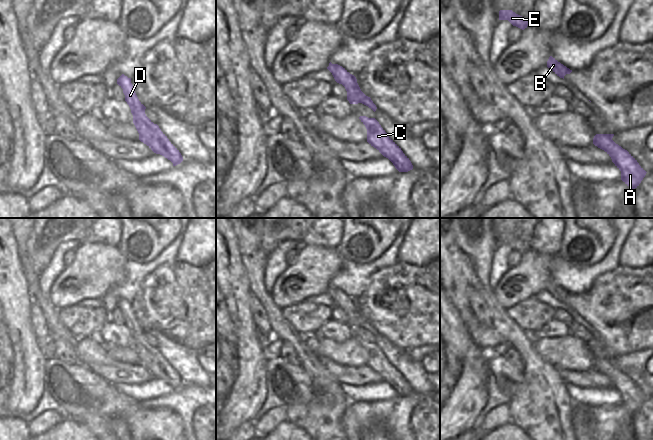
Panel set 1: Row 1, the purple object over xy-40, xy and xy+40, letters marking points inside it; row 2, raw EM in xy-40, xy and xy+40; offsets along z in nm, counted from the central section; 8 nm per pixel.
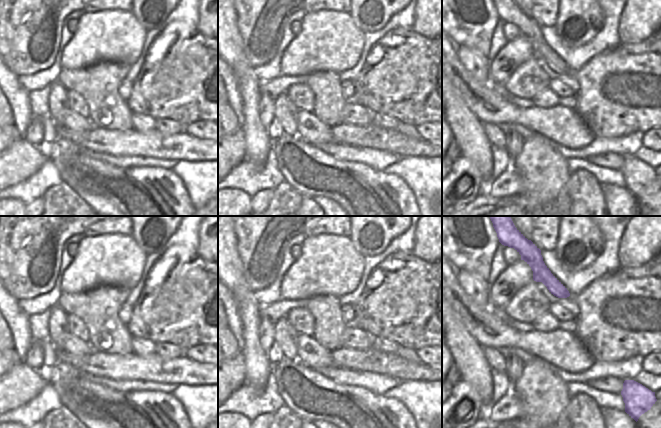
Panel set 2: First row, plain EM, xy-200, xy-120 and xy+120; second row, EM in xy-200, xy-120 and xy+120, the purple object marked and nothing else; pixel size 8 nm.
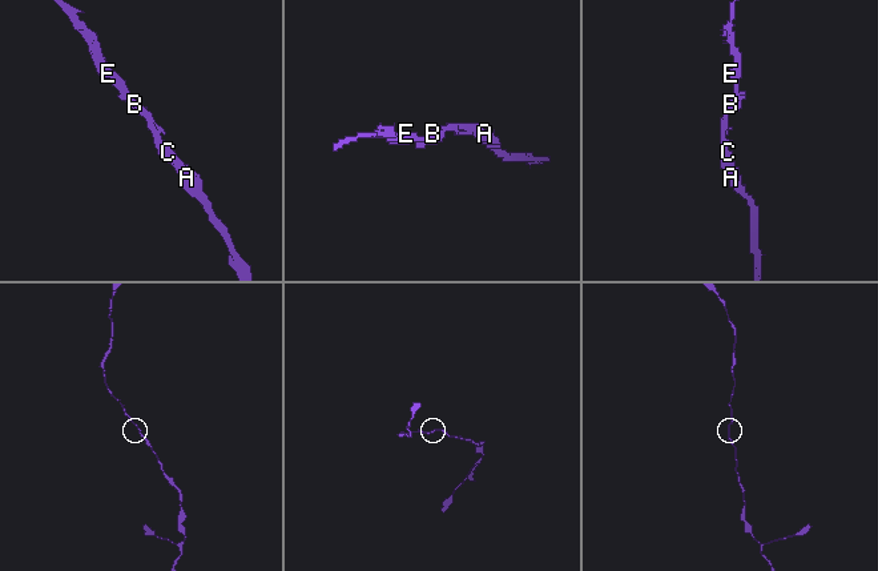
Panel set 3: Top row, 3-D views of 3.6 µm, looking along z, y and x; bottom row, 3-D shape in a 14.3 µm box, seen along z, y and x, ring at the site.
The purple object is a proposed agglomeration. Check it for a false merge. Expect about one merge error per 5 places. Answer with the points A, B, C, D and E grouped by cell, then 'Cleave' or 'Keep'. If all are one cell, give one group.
Groups: A B C D E. Keep

